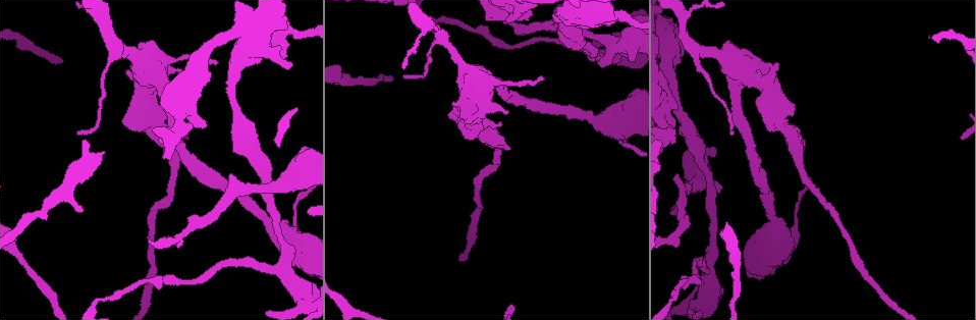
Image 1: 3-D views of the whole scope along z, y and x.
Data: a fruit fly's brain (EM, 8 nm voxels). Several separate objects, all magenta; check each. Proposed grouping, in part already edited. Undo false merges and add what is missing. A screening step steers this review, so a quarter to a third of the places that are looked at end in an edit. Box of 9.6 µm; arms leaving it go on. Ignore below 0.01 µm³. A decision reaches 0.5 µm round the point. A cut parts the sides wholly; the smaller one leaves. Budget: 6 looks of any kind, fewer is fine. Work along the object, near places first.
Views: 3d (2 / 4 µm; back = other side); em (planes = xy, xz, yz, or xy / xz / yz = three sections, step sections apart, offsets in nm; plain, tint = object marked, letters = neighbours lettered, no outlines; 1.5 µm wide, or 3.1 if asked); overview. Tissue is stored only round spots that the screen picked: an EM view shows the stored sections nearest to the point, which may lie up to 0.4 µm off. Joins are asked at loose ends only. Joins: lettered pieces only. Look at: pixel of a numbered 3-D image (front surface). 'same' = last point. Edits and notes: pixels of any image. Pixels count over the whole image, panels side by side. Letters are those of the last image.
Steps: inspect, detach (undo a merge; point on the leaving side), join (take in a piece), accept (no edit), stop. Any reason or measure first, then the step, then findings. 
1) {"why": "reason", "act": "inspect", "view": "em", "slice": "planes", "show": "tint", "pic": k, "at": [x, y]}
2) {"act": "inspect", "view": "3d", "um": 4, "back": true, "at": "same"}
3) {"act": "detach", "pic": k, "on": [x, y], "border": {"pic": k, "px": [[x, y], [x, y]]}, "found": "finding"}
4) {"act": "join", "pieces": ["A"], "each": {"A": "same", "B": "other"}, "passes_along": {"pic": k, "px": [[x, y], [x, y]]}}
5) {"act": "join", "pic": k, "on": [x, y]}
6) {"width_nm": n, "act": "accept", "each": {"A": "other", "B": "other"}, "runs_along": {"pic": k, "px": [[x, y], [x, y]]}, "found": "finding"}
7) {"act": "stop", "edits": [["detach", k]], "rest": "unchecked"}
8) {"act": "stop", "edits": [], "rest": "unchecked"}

{"why": "stops while still wide", "act": "inspect", "view": "em", "slice": "xy", "step": 4, "show": "tint", "pic": 1, "at": [631, 61]}

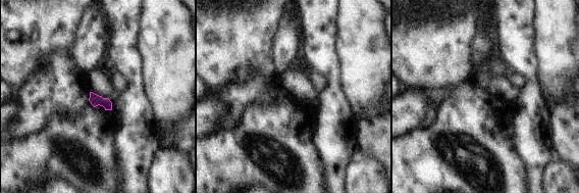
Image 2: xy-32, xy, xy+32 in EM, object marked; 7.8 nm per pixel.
{"why": "another direction", "act": "inspect", "view": "em", "slice": "planes", "show": "tint", "at": "same"}

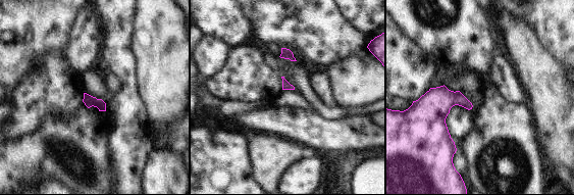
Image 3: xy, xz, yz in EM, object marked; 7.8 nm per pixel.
{"act": "inspect", "view": "em", "slice": "planes", "show": "letters", "at": "same"}

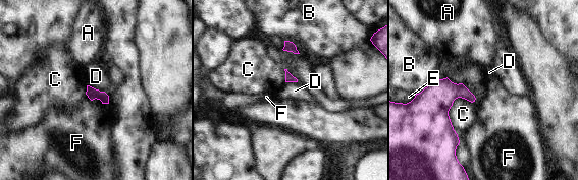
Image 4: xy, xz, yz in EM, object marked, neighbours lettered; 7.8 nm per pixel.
{"act": "accept", "each": {"A": "other", "B": "other", "C": "other", "D": "other", "E": "other", "F": "other"}, "border": {"pic": 4, "px": [[88, 84], [103, 91], [108, 96]]}, "found": "none of them fits"}

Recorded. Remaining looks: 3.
{"why": "free end", "act": "inspect", "view": "3d", "um": 4, "back": true, "pic": 1, "at": [215, 62]}

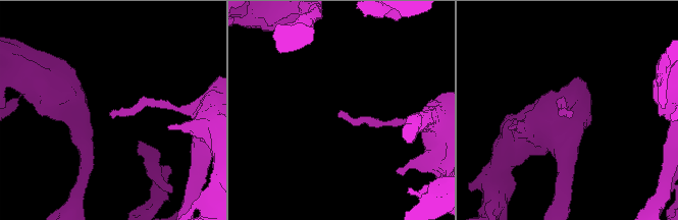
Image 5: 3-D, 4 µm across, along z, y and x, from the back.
{"why": "shape alone is not enough", "act": "inspect", "view": "em", "slice": "planes", "show": "plain", "pic": 5, "at": [111, 114]}

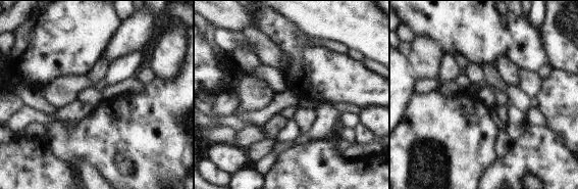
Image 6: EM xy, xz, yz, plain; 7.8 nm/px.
{"act": "inspect", "view": "em", "slice": "planes", "show": "letters", "at": "same"}

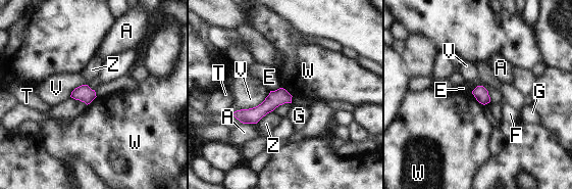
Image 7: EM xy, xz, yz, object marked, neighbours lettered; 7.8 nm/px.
{"width_nm": 110, "act": "accept", "each": {"A": "other", "E": "other", "F": "other", "G": "other", "T": "other", "V": "other", "W": "other", "Z": "other"}, "found": "no lettered piece goes on from it"}

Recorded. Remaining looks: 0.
{"act": "stop", "edits": [], "rest": "unchecked"}

